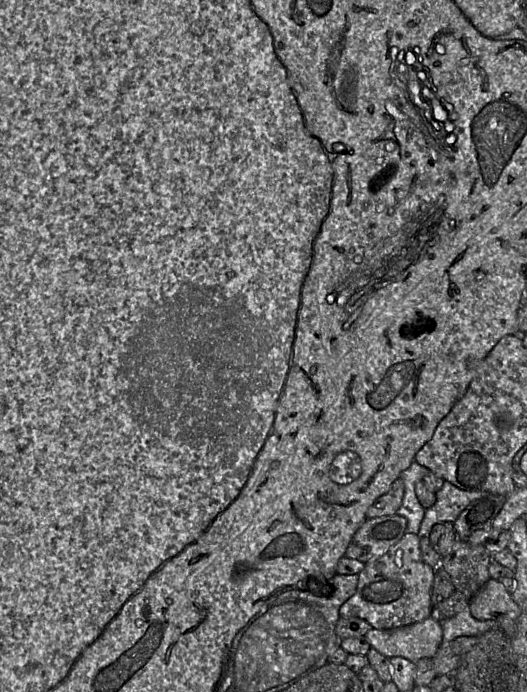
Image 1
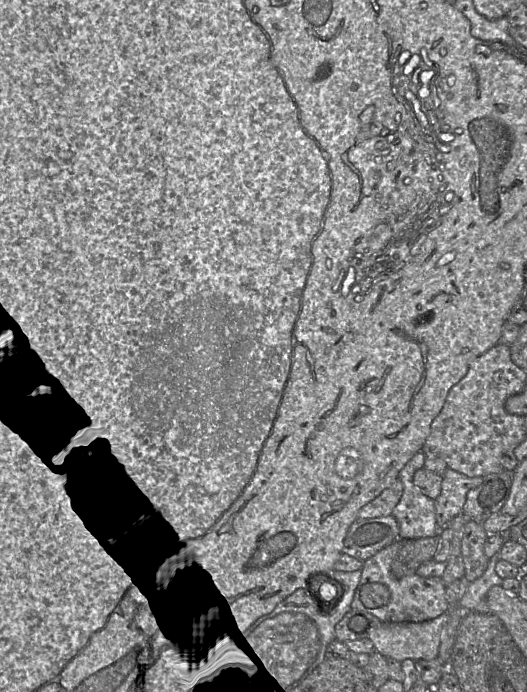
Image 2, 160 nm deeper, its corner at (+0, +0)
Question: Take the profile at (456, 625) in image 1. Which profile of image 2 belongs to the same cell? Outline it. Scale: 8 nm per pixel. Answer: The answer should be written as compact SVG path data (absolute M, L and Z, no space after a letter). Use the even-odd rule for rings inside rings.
M496 554L489 559L489 564L481 577L469 582L464 597L459 601L458 606L465 612L476 611L482 614L491 613L487 605L487 592L493 586L502 585L503 579L496 573L496 564L501 560Z

